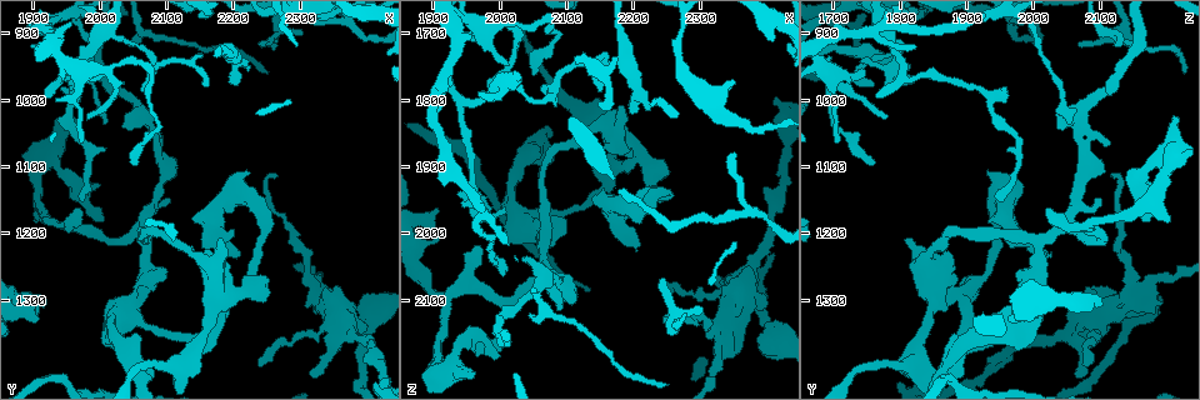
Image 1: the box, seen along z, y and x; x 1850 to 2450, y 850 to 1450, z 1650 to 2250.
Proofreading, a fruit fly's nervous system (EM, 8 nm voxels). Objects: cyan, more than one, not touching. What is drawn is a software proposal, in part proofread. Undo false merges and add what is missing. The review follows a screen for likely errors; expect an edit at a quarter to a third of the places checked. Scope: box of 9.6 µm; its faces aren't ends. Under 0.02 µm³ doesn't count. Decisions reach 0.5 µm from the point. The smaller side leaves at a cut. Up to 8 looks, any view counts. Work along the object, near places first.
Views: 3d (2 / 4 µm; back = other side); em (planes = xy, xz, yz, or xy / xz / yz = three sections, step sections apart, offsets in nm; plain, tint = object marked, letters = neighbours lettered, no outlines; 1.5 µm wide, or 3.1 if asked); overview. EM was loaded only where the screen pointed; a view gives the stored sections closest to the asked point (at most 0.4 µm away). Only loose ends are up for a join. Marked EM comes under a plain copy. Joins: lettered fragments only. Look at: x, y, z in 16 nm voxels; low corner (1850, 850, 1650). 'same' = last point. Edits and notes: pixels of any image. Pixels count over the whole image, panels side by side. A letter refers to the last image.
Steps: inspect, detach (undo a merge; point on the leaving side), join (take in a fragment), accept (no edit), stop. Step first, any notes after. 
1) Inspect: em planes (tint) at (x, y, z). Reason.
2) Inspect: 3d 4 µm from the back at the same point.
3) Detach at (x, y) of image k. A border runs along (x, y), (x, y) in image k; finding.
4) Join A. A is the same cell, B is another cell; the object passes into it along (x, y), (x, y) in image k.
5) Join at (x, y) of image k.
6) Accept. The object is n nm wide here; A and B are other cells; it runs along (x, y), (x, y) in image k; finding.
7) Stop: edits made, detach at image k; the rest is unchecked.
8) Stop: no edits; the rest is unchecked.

Inspect: 3d 2 µm at (2240, 915, 2065). Tapers out.

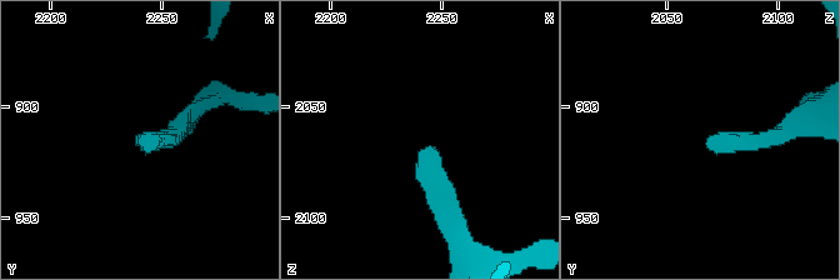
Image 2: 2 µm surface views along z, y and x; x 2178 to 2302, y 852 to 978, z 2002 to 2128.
Inspect: em yz step 4 (tint) at (2242, 917, 2068). Shape alone is not enough.

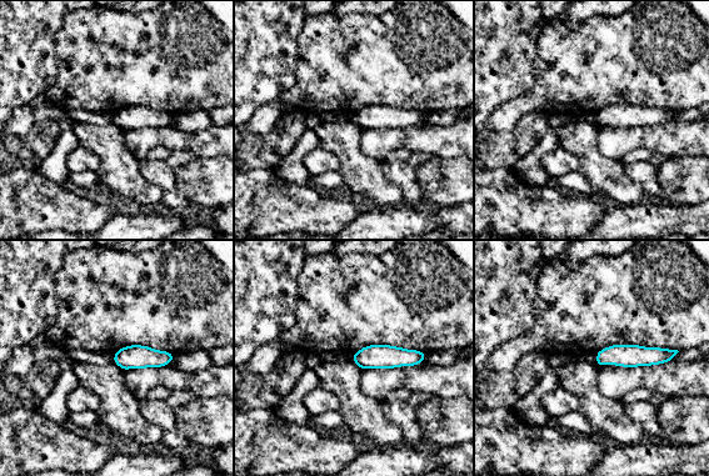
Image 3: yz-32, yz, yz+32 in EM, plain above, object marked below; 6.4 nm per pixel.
Inspect: em planes (letters) at the same point. Cut it another way.

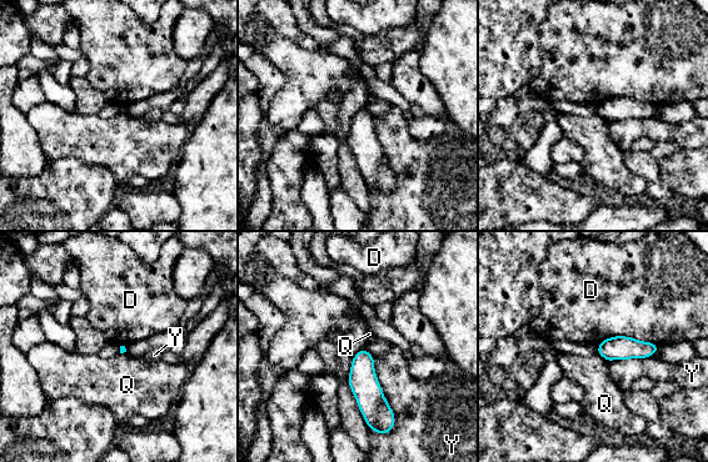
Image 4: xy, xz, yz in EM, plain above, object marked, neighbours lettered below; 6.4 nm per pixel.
Accept. The longest contact is with Y, 500 nm; D, Q and Y are other cells; a border runs along (598, 353), (608, 361) in image 4; no lettered fragment goes on from it.

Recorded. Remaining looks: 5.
Inspect: 3d 4 µm from the back at (1975, 1150, 1955). An open end.

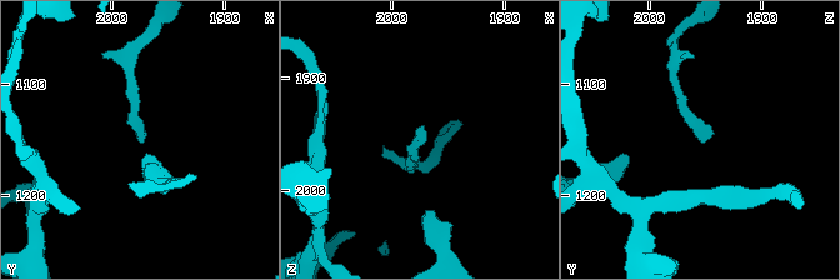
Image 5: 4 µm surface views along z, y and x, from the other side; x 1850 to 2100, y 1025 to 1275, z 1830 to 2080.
Inspect: em planes (tint) at (1970, 1152, 1952).

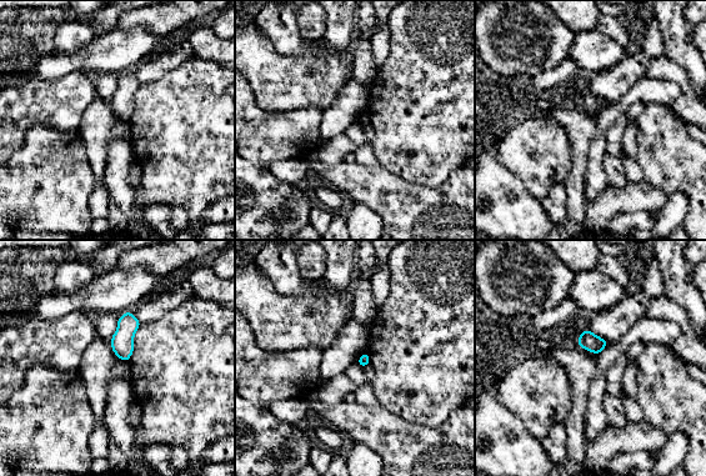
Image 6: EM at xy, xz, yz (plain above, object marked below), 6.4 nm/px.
Inspect: em planes (letters) at the same point. See the neighbours.

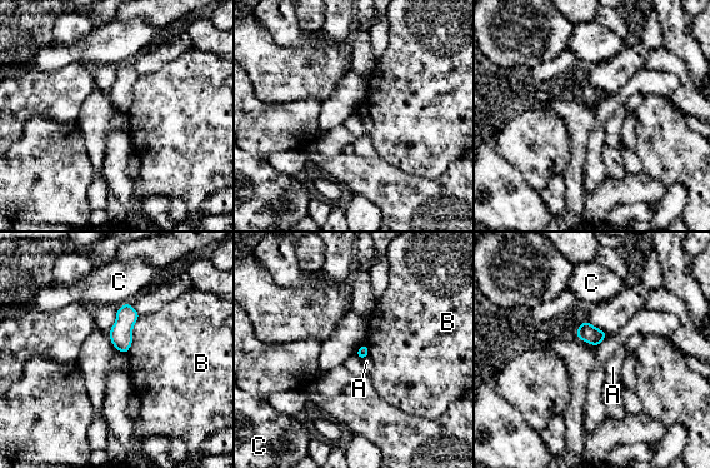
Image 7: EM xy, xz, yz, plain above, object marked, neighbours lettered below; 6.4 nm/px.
Accept. The longest contact is with B, 260 nm; A, B and C are other cells; none of them fits.

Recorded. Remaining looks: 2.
Inspect: em planes (letters) at (2405, 1390, 1930). An open end.

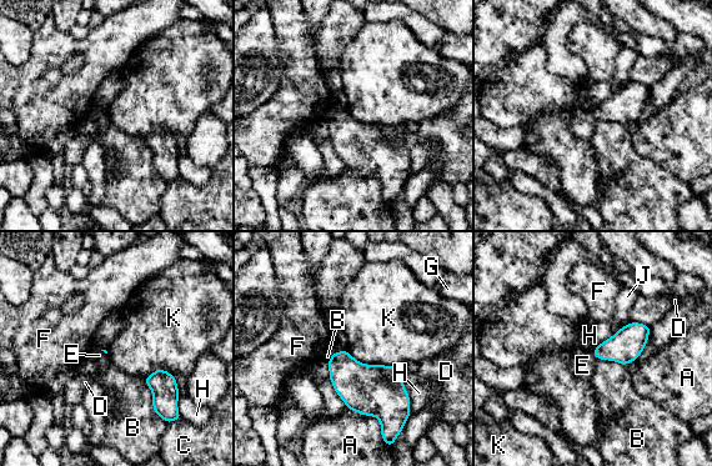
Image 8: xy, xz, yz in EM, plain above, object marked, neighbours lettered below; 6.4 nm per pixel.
Accept. A, B, C, D, E, F, G, H, J and K are other cells; a border runs along (346, 350), (366, 364), (405, 364) in image 8; no lettered fragment goes on from it.

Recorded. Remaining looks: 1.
Stop: no edits; the rest is unchecked.

